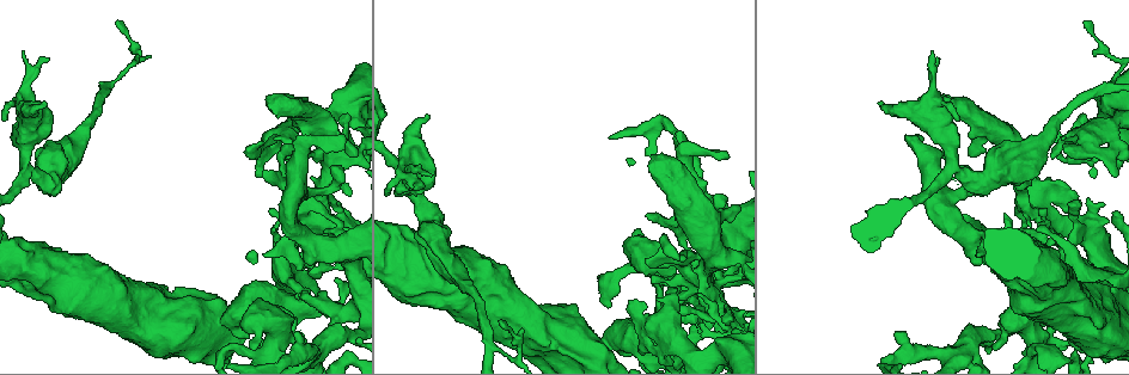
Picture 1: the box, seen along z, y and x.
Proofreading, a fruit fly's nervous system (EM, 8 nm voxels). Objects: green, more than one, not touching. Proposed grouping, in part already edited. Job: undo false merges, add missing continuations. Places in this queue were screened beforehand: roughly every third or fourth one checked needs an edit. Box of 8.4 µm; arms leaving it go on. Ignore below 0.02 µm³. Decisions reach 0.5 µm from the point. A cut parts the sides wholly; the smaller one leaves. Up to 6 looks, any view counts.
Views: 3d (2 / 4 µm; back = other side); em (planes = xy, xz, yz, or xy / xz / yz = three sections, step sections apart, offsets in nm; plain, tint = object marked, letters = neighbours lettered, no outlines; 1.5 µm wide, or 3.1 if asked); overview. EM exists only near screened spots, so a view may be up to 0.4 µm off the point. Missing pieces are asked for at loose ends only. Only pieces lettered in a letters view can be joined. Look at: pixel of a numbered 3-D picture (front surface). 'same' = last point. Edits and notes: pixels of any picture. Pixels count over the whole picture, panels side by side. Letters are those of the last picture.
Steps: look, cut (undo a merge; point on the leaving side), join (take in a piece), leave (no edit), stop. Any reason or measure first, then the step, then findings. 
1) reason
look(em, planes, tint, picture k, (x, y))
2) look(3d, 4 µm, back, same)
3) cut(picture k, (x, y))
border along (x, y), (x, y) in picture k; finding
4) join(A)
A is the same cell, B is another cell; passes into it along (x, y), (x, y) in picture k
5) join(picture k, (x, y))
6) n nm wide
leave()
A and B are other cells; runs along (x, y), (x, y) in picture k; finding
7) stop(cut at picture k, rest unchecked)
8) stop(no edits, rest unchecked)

sharp bend
look(em, planes, tint, picture 1, (48, 184))

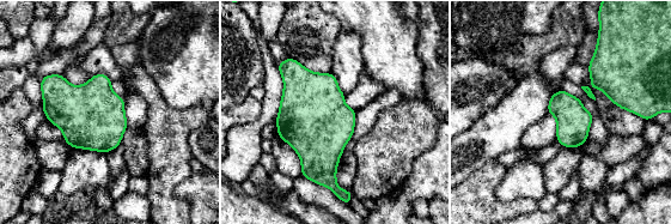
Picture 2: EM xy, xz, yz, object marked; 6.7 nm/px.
see the neighbours
look(em, planes, letters, same)

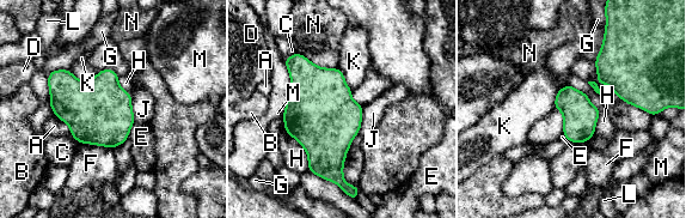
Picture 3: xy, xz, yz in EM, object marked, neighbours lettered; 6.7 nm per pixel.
M touches over 400 nm
leave()
A, B, C, D, E, F, G, H, J, K, L, M and N are other cells; border along (337, 67), (351, 89) in picture 3; continuous, no second neuron

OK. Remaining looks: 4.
free end
look(3d, 4 µm, picture 1, (979, 256))

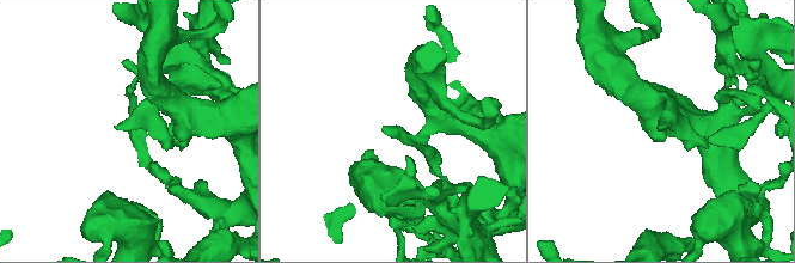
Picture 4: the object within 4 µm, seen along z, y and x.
need the tissue
look(em, planes, letters, picture 4, (660, 129))

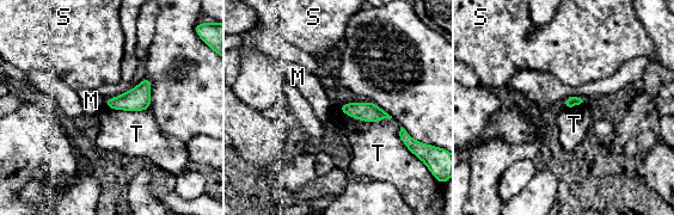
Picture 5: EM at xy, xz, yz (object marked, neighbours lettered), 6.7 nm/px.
leave()
M, S and T are other cells; border along (338, 104), (363, 121), (392, 117) in picture 5; none of them fits

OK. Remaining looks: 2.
free end
look(em, planes, letters, picture 1, (405, 169))

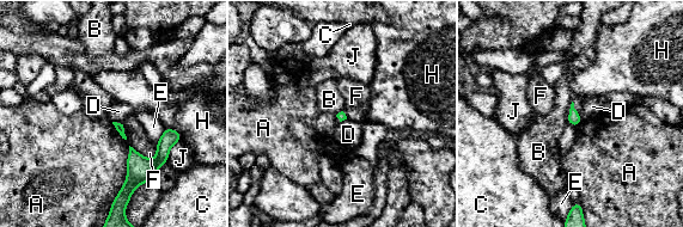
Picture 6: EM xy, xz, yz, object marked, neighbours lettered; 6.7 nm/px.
leave()
A, B, C, D, E, F, H and J are other cells; border along (129, 145), (150, 159), (157, 154) in picture 6; none of them fits

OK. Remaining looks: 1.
stop(no edits, rest unchecked)

